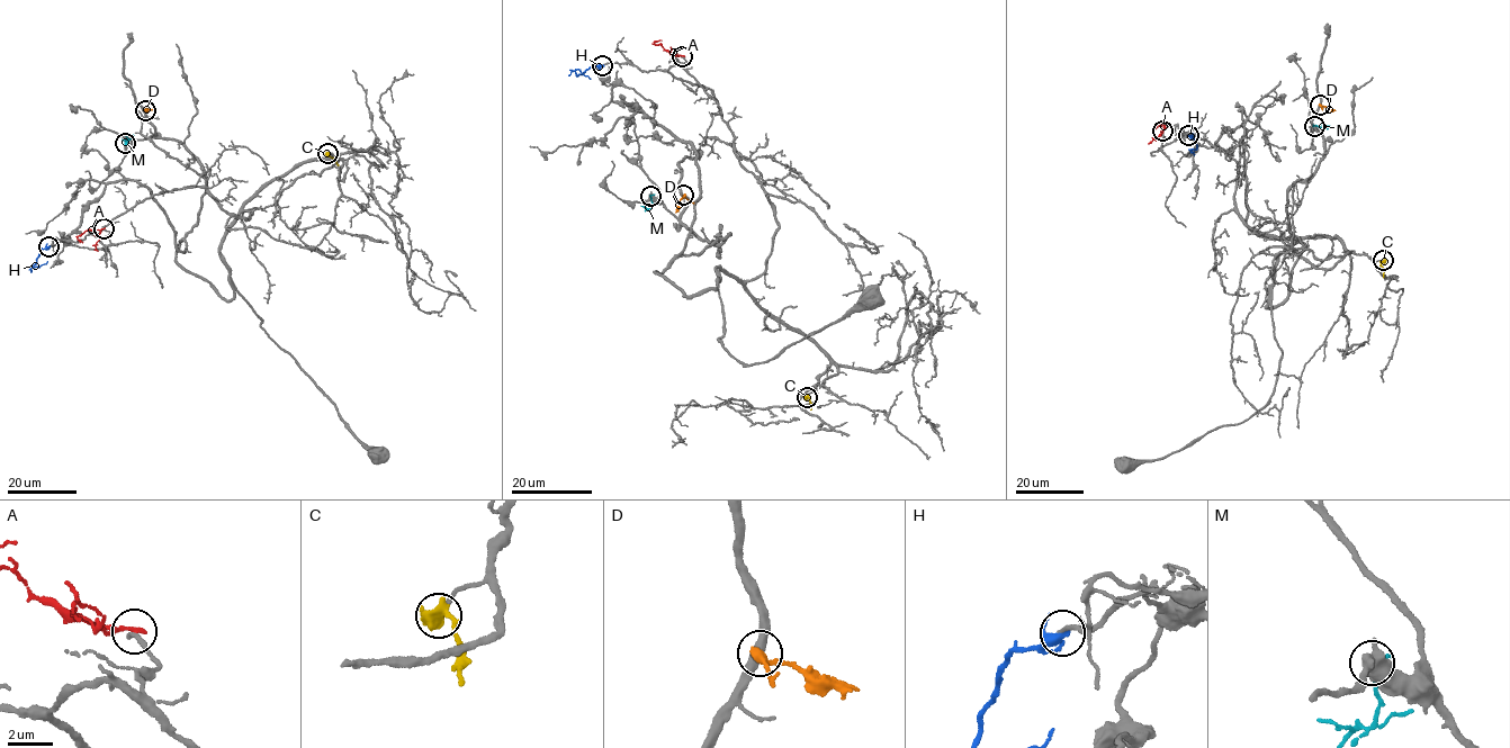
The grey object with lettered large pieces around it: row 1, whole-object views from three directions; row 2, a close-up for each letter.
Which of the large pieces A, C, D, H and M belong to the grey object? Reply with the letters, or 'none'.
H

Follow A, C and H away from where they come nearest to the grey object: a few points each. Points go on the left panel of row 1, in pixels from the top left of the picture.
A: (102, 228), (86, 231), (78, 240), (82, 242)
C: (327, 152), (338, 165)
H: (48, 246), (42, 250), (33, 267), (47, 261)

